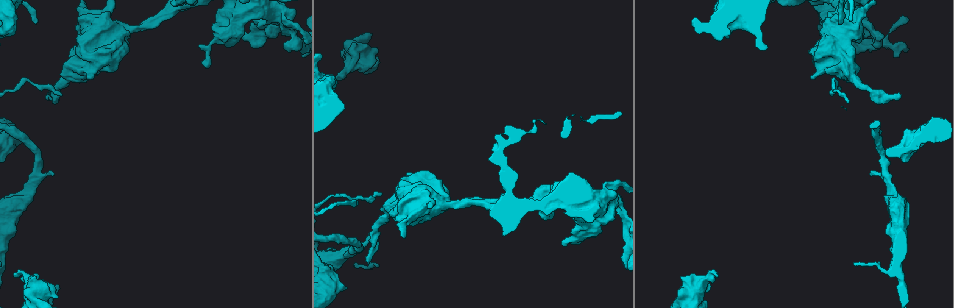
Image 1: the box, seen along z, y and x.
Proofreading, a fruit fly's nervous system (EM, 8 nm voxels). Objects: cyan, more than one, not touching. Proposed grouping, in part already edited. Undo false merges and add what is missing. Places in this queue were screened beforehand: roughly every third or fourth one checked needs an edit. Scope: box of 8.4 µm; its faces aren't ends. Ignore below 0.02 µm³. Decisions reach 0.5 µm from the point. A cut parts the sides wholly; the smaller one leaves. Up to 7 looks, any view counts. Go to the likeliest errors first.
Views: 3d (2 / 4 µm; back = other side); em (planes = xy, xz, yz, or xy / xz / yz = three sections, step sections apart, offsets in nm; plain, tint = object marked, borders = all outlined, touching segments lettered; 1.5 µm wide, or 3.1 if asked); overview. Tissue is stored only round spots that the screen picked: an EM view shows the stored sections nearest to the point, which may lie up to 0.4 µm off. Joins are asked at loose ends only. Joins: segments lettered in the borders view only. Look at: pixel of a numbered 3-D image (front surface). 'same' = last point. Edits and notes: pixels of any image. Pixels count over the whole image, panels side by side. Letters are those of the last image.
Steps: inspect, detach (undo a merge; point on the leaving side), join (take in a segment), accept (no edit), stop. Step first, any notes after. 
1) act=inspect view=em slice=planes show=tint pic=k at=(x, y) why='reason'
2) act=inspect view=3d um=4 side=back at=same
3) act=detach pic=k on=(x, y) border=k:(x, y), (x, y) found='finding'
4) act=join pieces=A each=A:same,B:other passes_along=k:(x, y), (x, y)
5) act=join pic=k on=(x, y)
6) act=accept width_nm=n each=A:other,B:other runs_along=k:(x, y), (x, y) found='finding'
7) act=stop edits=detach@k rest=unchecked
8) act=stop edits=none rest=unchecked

act=inspect view=em slice=planes show=borders pic=1 at=(344, 285) why='thick end'

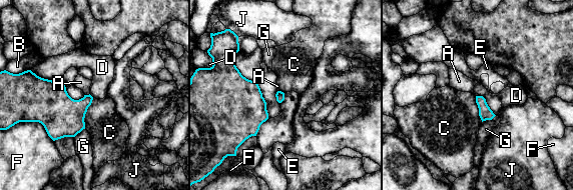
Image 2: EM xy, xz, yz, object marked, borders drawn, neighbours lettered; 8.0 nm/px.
act=accept longest_contact=D:260nm each=A:other,B:other,C:other,D:other,E:other,F:other,G:other,J:other found='none of them fits'

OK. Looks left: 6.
act=inspect view=em slice=planes show=tint pic=1 at=(14, 275) why='branch stops here'

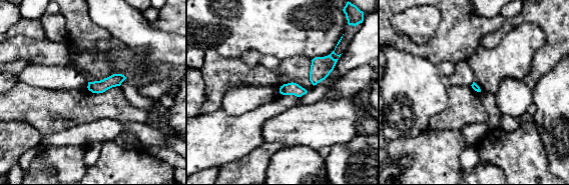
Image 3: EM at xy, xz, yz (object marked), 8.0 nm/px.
act=inspect view=em slice=planes show=borders at=same why='what lies round it'

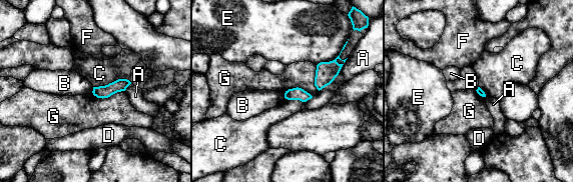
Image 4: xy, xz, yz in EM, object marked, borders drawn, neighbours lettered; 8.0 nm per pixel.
act=accept each=A:other,B:other,C:other,D:other,E:other,F:other,G:other border=4:(123, 90), (102, 98), (92, 94) found='none of them fits'

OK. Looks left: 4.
act=inspect view=em slice=xy step=8 show=borders pic=1 at=(90, 78)

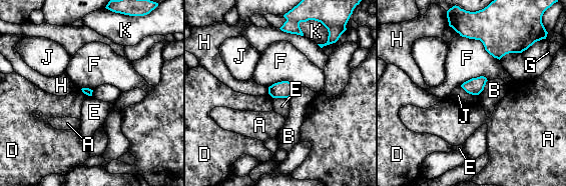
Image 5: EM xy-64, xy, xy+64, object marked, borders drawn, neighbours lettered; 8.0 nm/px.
act=inspect view=em slice=planes show=borders at=same

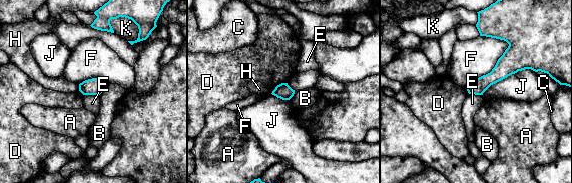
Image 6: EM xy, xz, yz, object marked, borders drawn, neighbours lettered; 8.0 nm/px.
act=accept each=A:other,B:other,C:other,D:other,E:other,F:other,H:other,J:other,K:other border=6:(83, 94), (96, 94), (98, 96) found='no lettered segment goes on from it'

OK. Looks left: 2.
act=stop edits=none rest=unchecked

